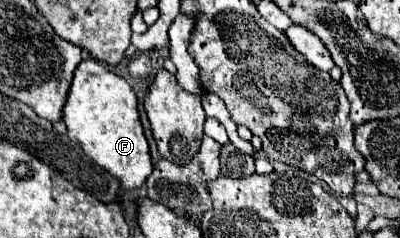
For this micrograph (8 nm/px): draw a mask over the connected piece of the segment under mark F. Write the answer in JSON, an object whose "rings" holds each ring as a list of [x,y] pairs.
{"rings":[[[95,59],[81,61],[75,69],[67,103],[63,107],[67,135],[77,141],[87,157],[121,181],[121,189],[139,189],[153,171],[149,143],[137,111],[137,95],[131,85]]]}

